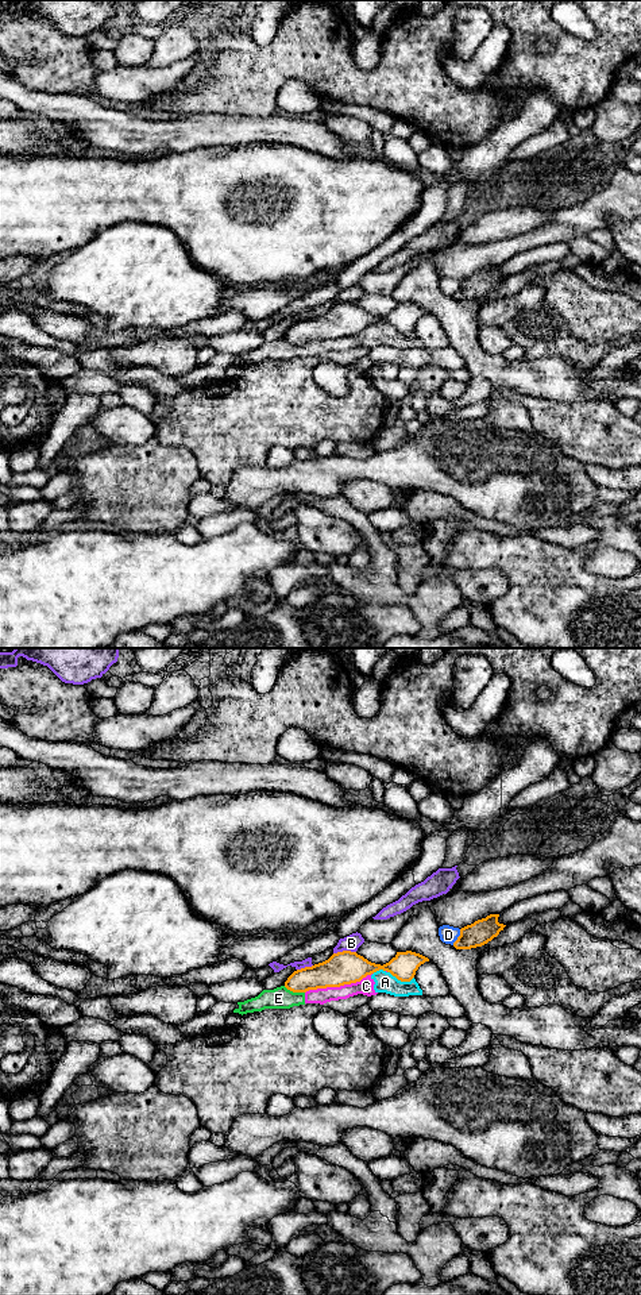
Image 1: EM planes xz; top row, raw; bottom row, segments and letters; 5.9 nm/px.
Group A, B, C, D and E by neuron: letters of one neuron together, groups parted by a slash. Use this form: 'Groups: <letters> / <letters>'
Groups: A C E / B / D

